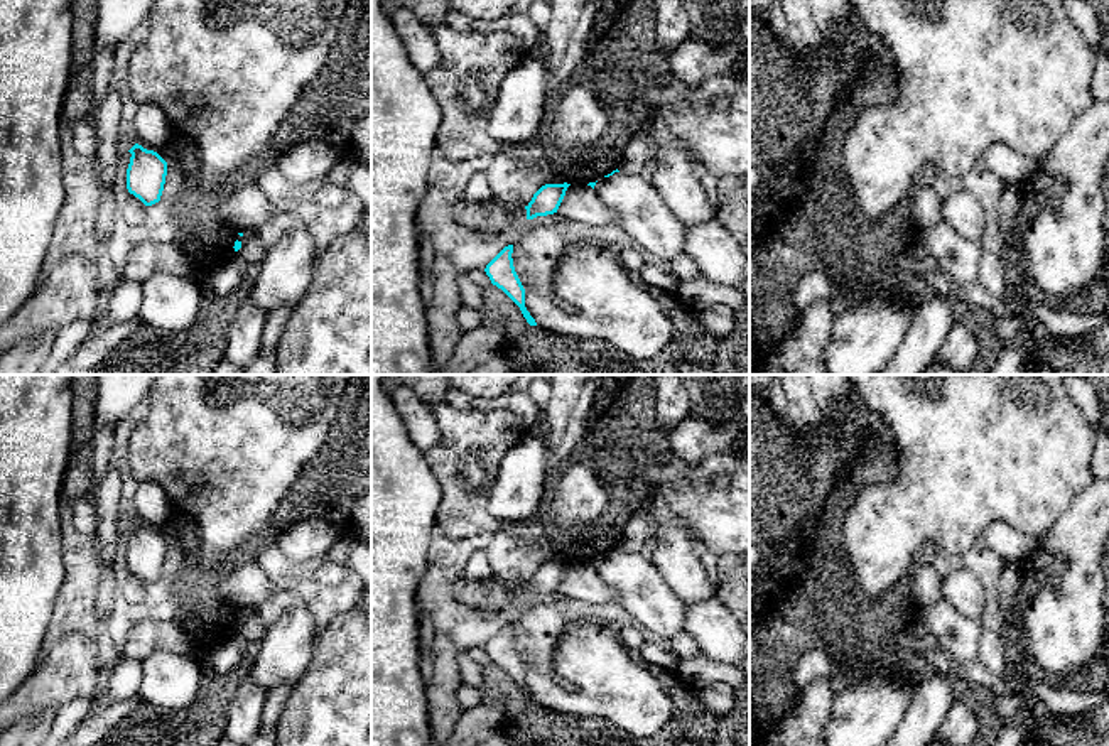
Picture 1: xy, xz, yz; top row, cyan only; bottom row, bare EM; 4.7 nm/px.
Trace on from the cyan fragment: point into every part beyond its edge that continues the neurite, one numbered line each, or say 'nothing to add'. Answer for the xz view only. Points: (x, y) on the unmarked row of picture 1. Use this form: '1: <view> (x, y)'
1: xz (642, 591)

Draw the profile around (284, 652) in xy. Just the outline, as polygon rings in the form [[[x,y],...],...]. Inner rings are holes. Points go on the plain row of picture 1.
[[[309,606],[285,611],[267,624],[265,635],[253,646],[250,677],[270,692],[282,684],[297,682],[314,653],[317,621]]]

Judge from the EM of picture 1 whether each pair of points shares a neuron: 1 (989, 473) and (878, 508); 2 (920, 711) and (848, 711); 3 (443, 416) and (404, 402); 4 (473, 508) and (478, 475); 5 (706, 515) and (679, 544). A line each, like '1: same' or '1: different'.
1: same
2: different
3: different
4: same
5: different

